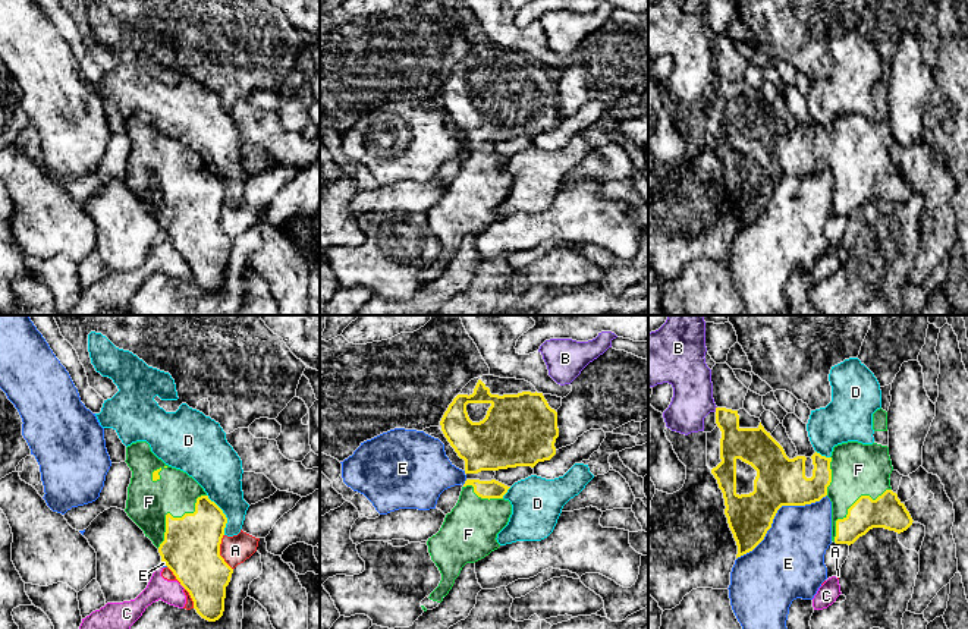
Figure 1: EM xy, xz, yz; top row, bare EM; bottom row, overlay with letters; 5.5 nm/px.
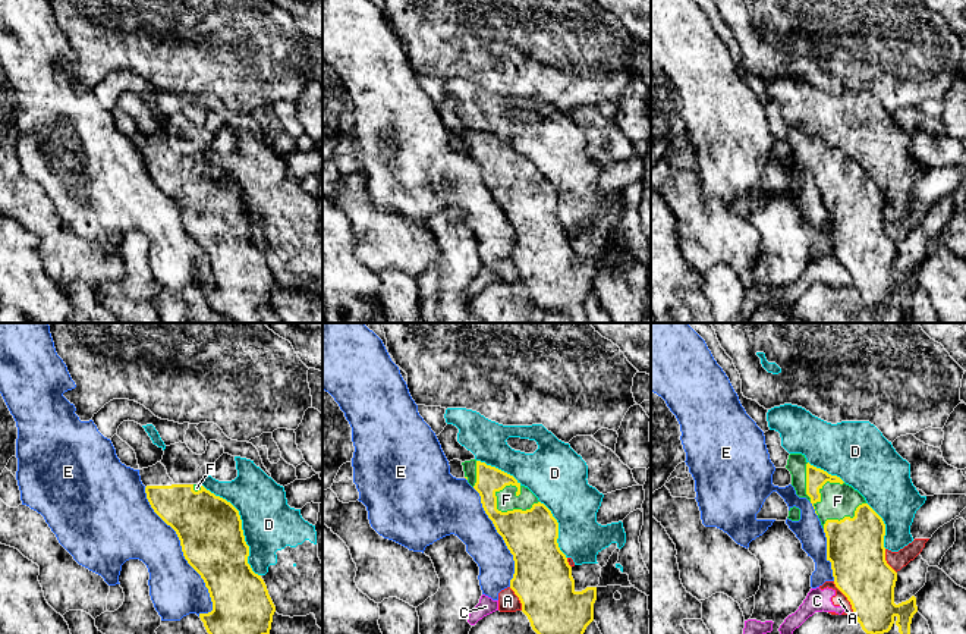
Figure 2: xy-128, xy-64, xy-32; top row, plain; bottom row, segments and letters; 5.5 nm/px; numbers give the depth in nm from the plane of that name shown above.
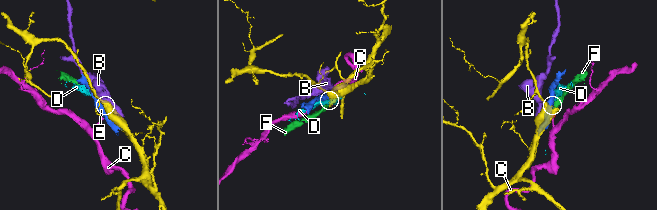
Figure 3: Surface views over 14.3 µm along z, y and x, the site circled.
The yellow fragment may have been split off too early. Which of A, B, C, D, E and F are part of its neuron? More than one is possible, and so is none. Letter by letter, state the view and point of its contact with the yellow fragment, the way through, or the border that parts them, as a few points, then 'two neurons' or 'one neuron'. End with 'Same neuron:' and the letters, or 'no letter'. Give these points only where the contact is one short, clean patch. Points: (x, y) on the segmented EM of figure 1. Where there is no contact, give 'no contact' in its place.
A: meets yellow in xy at (219, 552); two neurons
B: meets yellow in yz at (716, 409); two neurons
C: meets yellow in xy at (182, 585); two neurons
D: meets yellow in xy at (225, 515); two neurons
E: meets yellow in yz at (776, 512); two neurons
F: meets yellow in xy at (172, 516); one neuron
Same neuron: F

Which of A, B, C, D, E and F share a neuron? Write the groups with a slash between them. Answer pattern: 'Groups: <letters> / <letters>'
Groups: A C / B / D / E / F

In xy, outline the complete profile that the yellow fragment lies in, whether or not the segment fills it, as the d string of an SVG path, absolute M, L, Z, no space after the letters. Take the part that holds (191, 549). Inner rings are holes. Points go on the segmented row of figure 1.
M147 441L128 446L125 462L132 471L125 512L158 548L161 562L189 592L197 613L208 622L219 620L224 611L226 586L233 573L220 556L226 515L192 477L166 465L151 452Z

